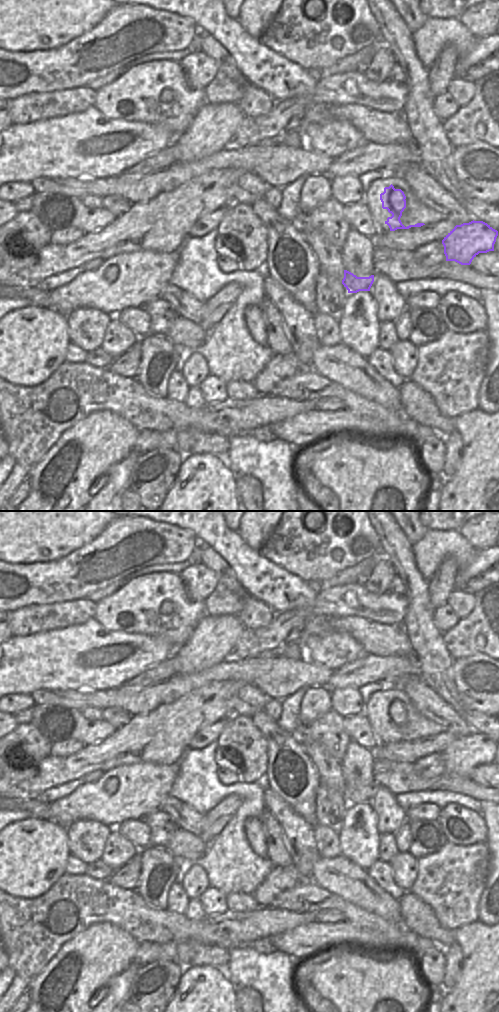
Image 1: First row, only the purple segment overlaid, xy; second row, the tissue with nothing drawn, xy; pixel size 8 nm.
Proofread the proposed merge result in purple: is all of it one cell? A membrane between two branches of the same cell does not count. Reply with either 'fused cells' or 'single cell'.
fused cells

